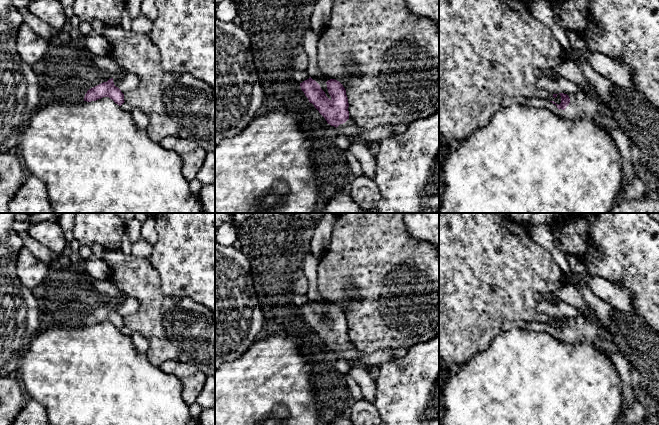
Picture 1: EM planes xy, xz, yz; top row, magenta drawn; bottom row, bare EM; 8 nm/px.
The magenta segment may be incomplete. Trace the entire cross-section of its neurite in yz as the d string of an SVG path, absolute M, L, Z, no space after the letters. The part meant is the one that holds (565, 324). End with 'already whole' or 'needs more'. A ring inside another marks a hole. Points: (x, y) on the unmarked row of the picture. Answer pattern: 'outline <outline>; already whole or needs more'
outline M584 316L568 319L559 318L561 320L559 329L554 325L550 326L557 330L563 341L572 344L589 343L609 358L610 353L615 350L620 350L623 354L627 354L627 349L622 347L619 340L609 331L607 337L602 338L600 329L588 318Z; needs more

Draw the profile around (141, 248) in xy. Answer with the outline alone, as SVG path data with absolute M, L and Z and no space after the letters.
M143 238L136 241L131 247L131 253L137 257L149 259L153 246Z

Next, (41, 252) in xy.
M27 231L20 232L19 236L23 240L24 248L28 249L39 260L48 265L50 264L54 253L49 248L41 244L39 241L33 239L27 233Z

